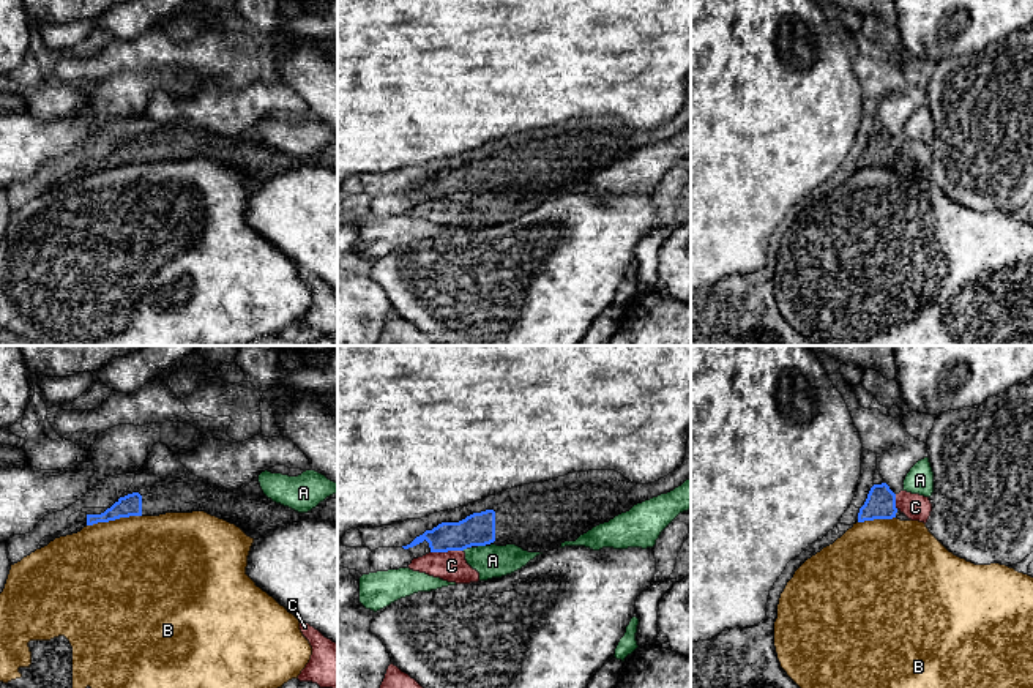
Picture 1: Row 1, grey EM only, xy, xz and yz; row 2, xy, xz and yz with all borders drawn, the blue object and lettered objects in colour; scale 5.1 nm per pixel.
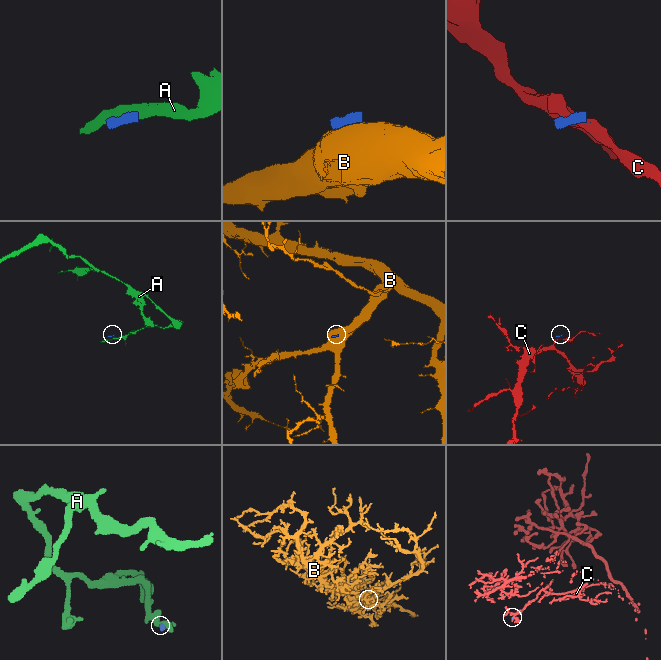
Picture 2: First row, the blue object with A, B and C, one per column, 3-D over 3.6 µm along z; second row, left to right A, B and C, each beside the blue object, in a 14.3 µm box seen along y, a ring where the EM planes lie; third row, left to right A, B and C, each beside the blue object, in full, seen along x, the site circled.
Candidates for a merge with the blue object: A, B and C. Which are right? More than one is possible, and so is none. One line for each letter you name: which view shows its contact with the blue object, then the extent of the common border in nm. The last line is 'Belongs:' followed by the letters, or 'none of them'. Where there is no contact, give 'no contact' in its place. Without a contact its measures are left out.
Belongs: none of them

